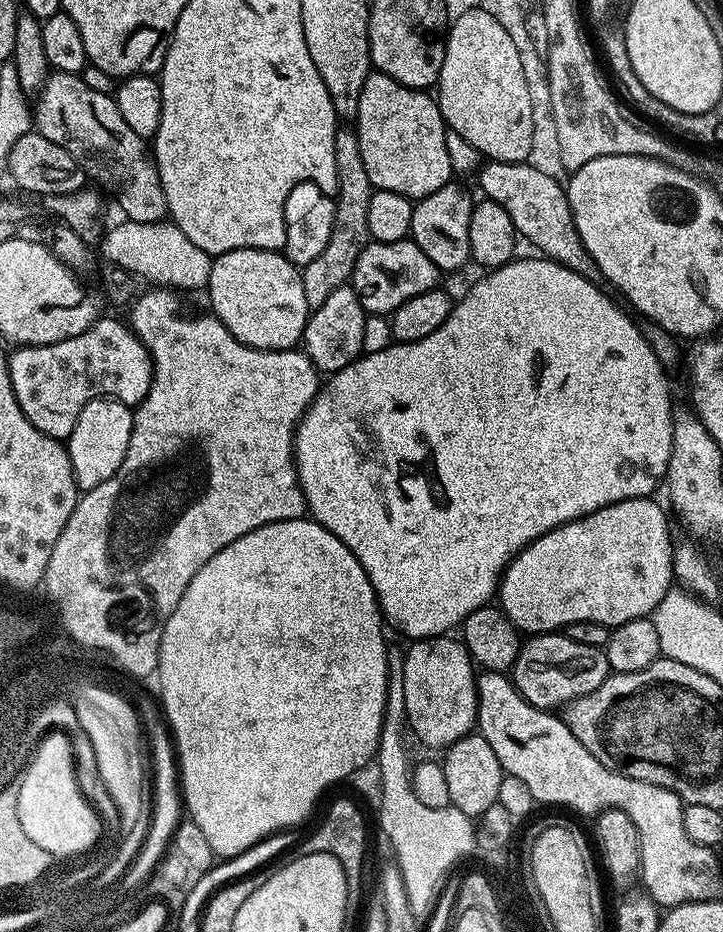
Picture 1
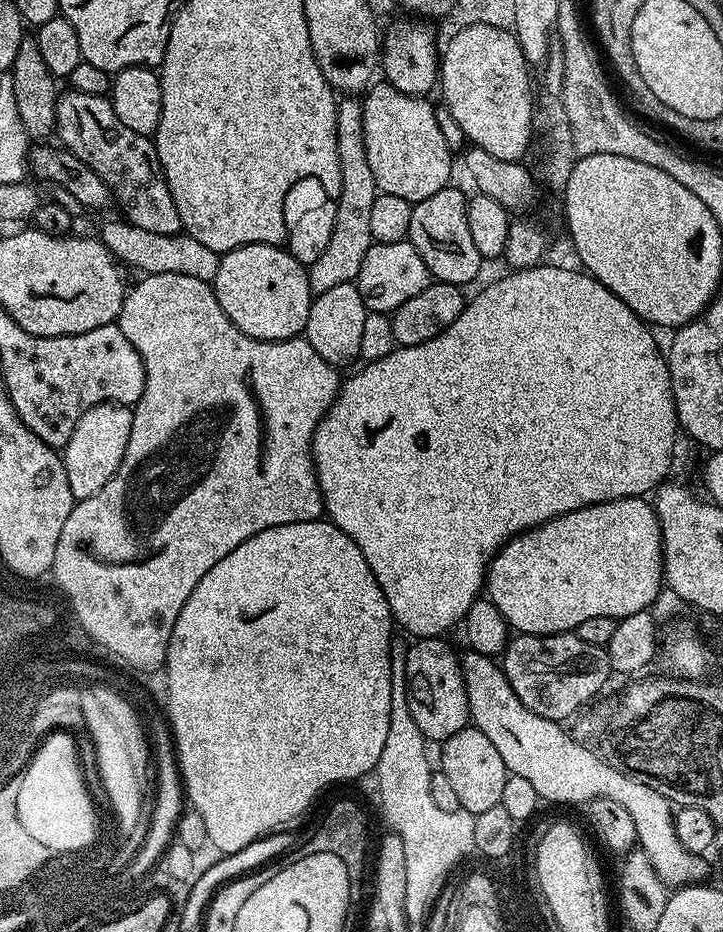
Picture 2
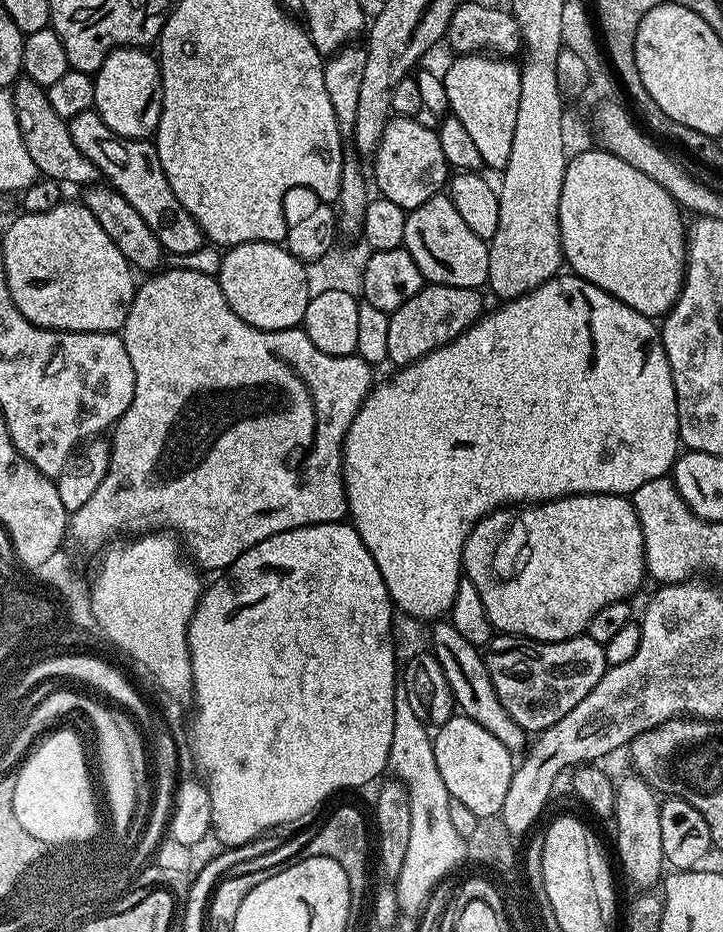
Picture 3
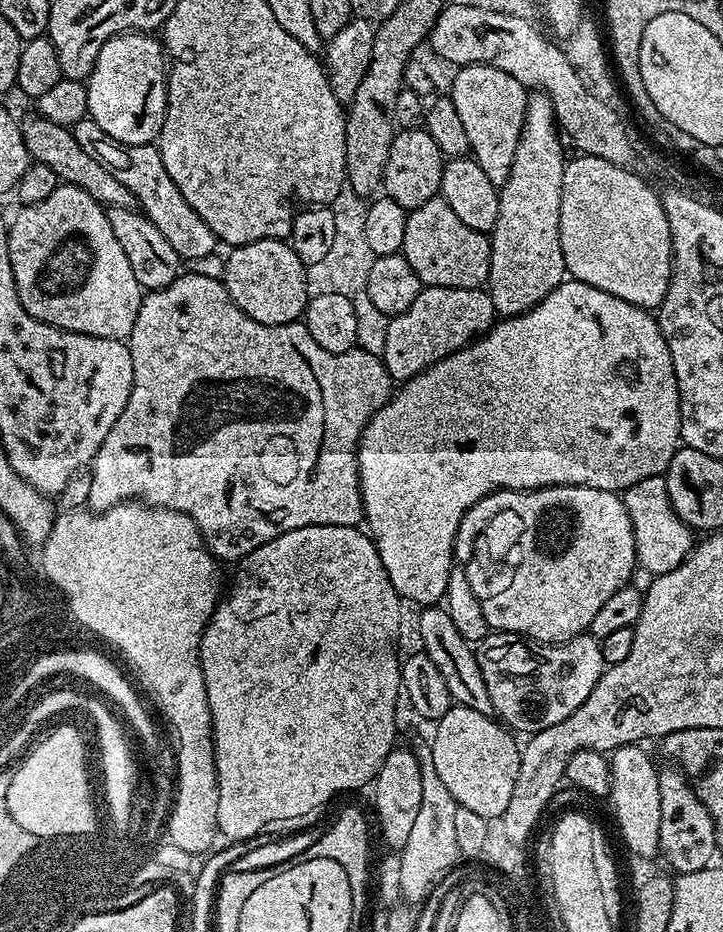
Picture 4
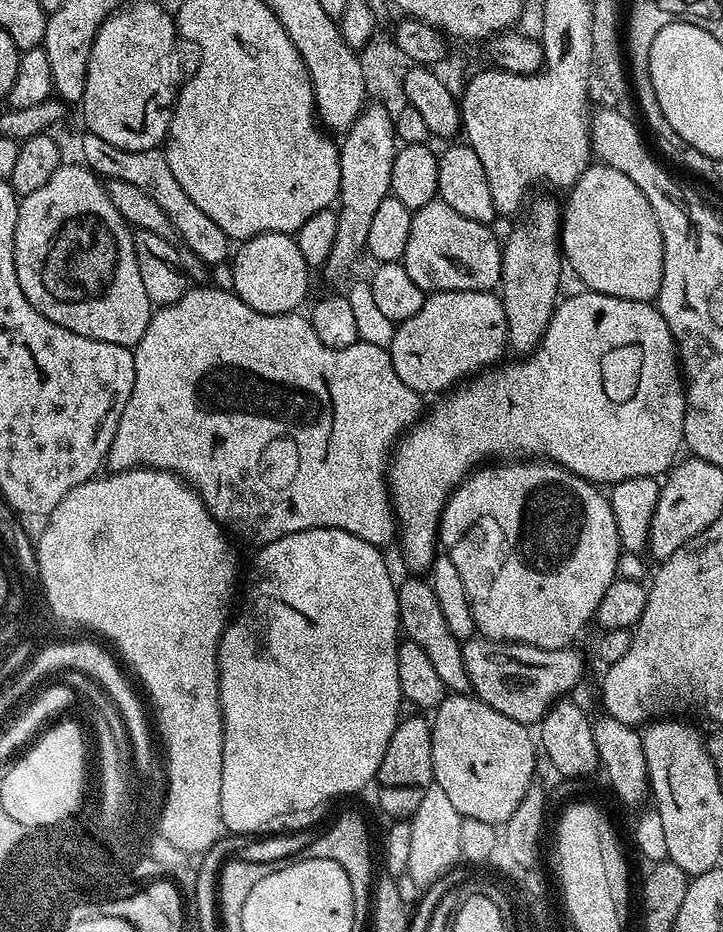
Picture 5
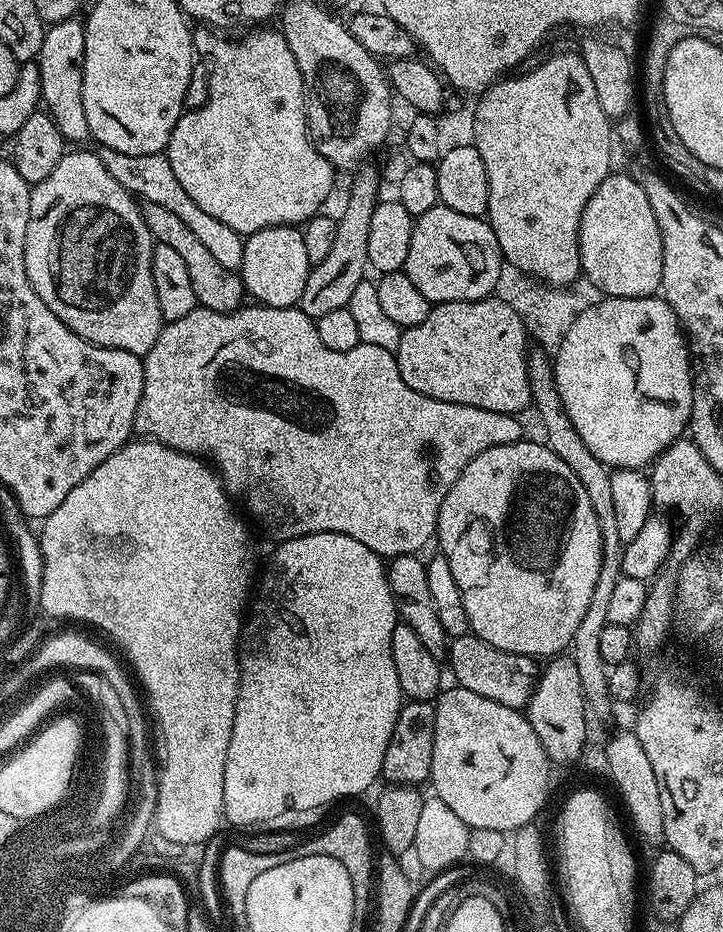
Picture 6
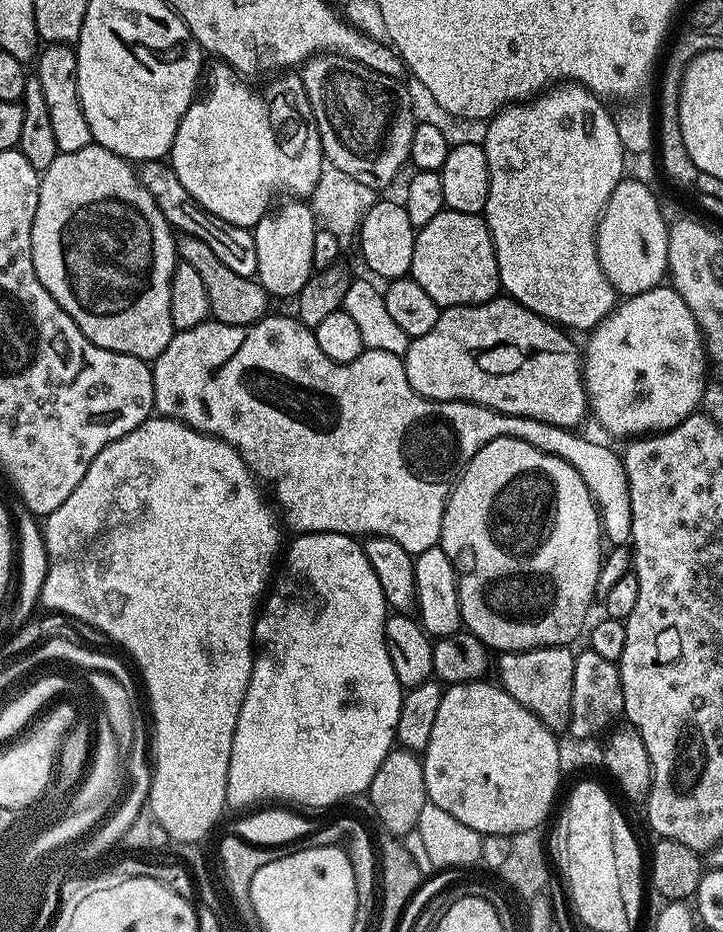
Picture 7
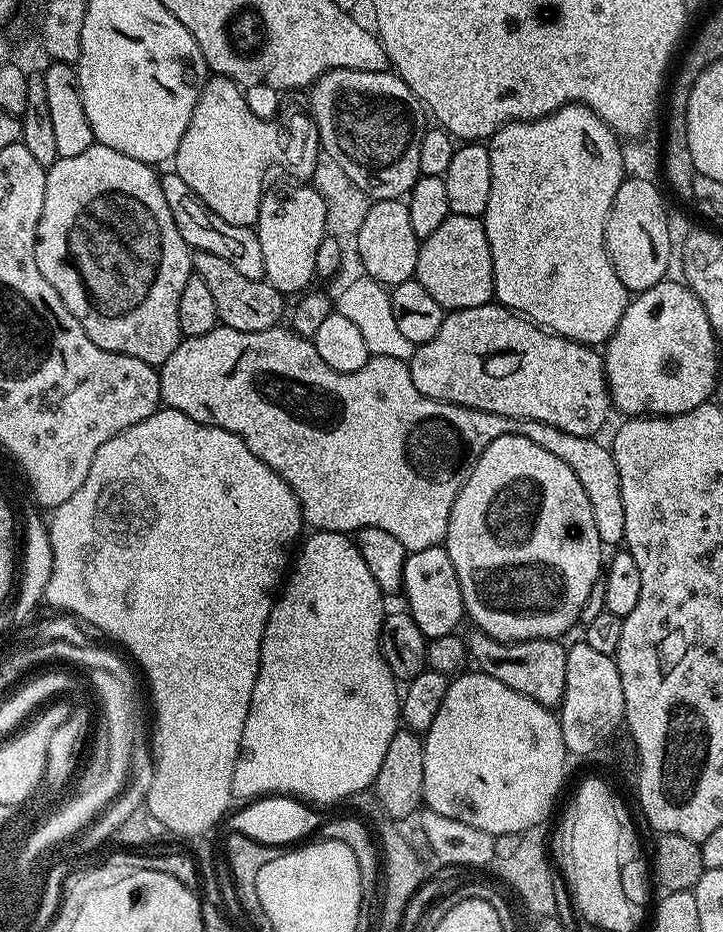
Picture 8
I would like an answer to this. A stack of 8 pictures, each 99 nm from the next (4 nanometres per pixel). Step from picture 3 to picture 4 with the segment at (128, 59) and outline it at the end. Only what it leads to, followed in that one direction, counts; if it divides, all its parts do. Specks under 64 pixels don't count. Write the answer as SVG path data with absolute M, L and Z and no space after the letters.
M123 32L98 50L98 62L87 78L88 116L119 144L150 144L159 137L168 105L166 49L155 35Z

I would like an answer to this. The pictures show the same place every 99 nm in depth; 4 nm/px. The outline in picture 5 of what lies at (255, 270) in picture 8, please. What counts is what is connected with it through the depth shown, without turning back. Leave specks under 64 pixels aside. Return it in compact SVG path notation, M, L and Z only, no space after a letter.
M85 131L83 135L84 137L80 140L80 152L84 155L82 160L87 167L108 180L131 182L133 186L138 186L138 190L150 194L150 198L154 198L154 202L158 202L158 206L162 206L162 210L166 210L183 245L188 247L202 263L211 266L223 264L229 259L230 241L228 236L222 230L218 230L218 226L214 226L214 222L210 222L210 218L206 218L206 214L202 214L202 210L198 210L198 206L194 206L194 202L190 202L190 194L186 194L186 190L182 190L182 186L178 186L178 178L174 178L160 148L151 148L141 152L122 150L118 146L110 146L110 142L106 142L106 138L98 138L98 134L93 132Z

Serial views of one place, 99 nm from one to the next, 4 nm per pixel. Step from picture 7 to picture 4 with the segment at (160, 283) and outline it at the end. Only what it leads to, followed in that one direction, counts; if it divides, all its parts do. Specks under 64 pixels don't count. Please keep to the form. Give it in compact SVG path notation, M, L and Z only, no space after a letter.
M62 182L54 194L37 204L23 205L19 211L8 225L8 249L18 298L26 314L63 332L127 341L134 330L134 318L138 318L142 289L122 245L114 238L114 230L110 230L104 205L86 194L86 190Z

